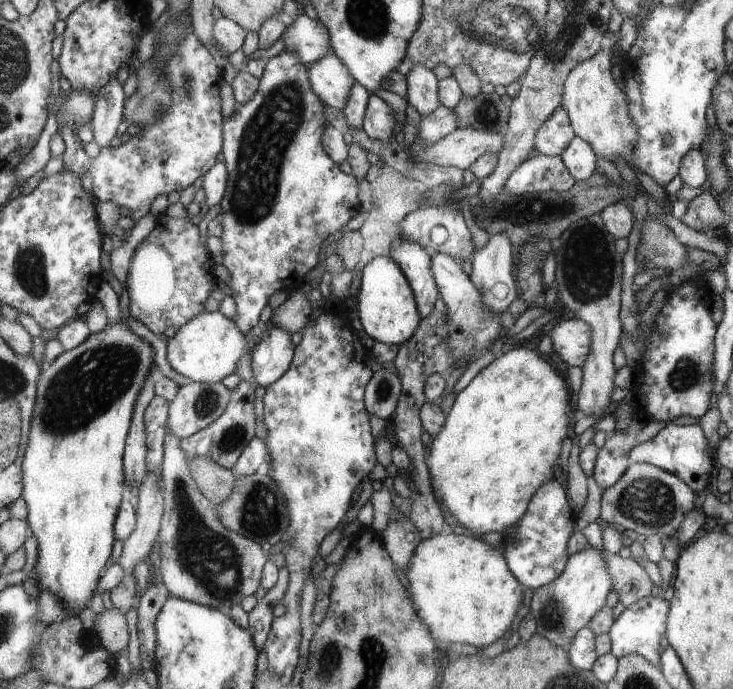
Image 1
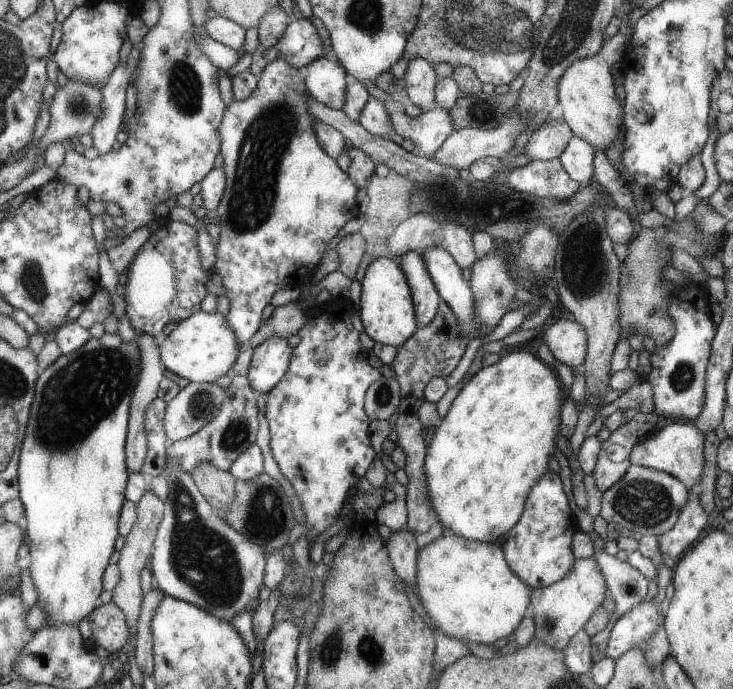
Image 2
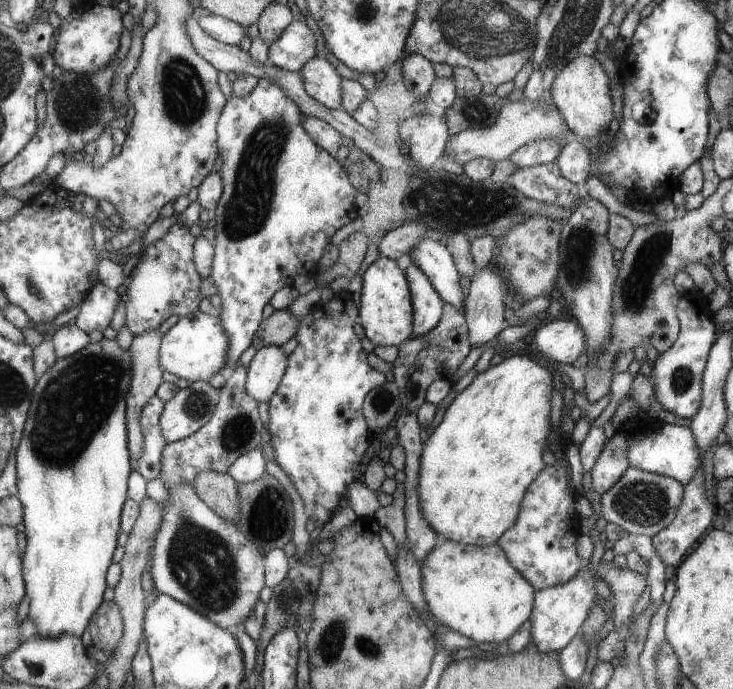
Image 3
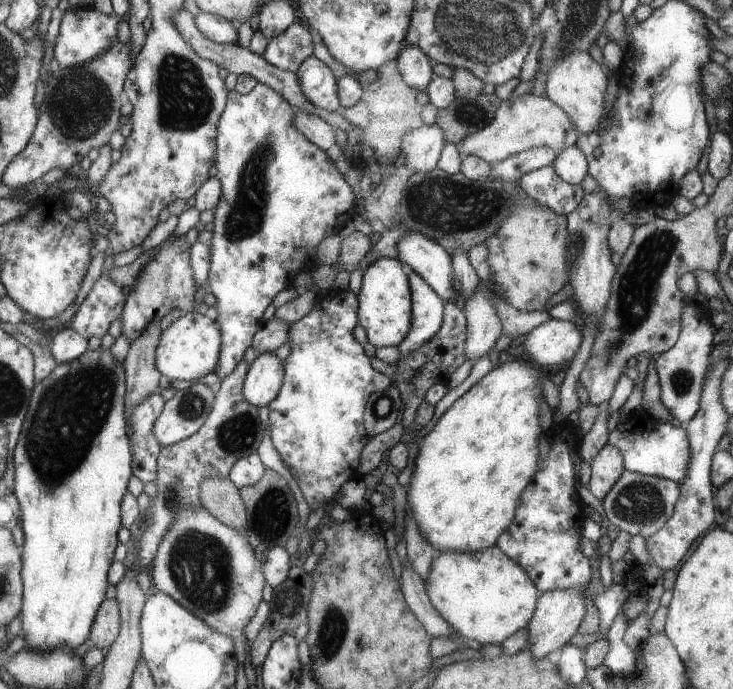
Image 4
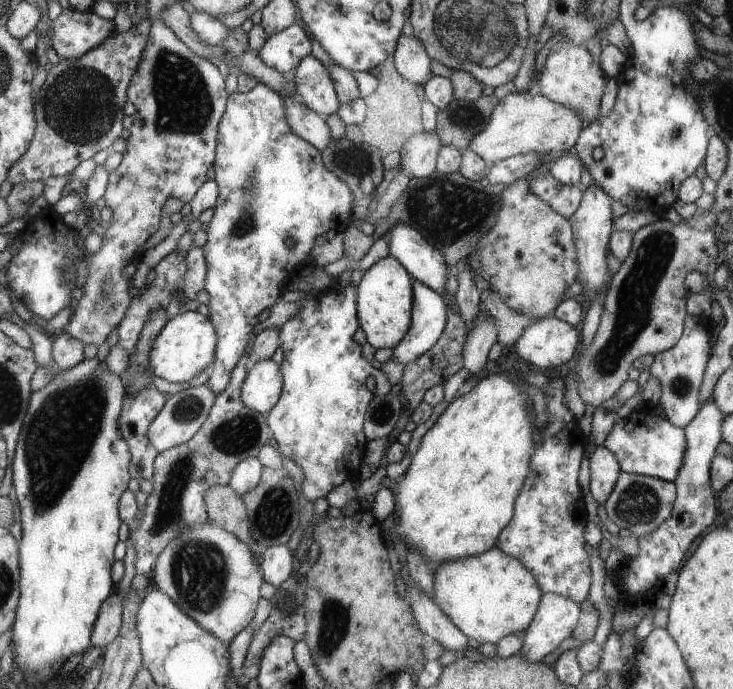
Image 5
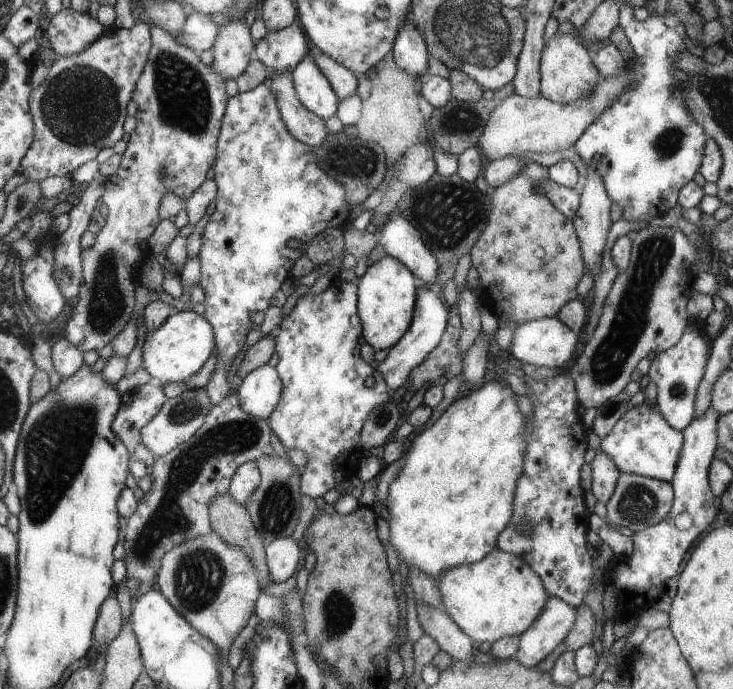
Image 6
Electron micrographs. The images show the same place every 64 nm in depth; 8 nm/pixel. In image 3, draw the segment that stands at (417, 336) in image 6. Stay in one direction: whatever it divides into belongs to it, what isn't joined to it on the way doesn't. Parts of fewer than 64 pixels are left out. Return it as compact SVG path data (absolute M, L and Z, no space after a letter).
M413 261L405 268L412 297L412 334L427 333L440 320L443 301L424 273Z

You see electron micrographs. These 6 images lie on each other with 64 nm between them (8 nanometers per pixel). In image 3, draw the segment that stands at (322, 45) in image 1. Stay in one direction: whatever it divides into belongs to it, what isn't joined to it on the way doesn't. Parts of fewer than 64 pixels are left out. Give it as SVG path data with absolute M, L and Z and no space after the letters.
M291 21L277 40L268 45L268 63L286 71L299 71L305 62L315 56L313 33L301 21Z

